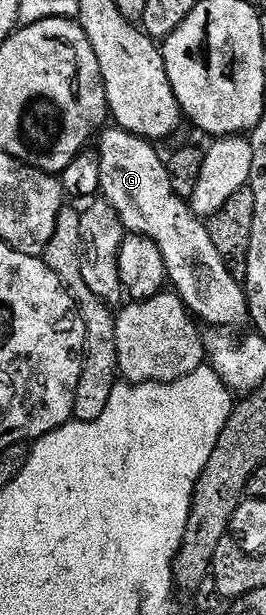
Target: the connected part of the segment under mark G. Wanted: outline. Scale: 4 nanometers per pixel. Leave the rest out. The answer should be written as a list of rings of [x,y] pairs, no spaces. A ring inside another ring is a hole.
[[[105,130],[99,136],[98,156],[101,167],[99,194],[118,213],[125,232],[145,235],[158,245],[168,270],[168,283],[184,306],[197,320],[205,319],[212,329],[232,329],[249,322],[248,297],[241,280],[214,249],[208,224],[193,214],[191,206],[174,193],[168,176],[168,164],[153,144],[129,131]],[[108,131],[108,132],[107,132]],[[105,134],[105,135],[104,135]],[[104,135],[104,136],[103,136]]]

